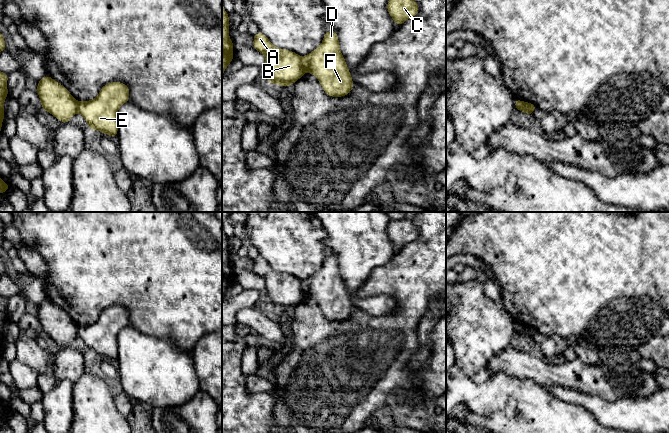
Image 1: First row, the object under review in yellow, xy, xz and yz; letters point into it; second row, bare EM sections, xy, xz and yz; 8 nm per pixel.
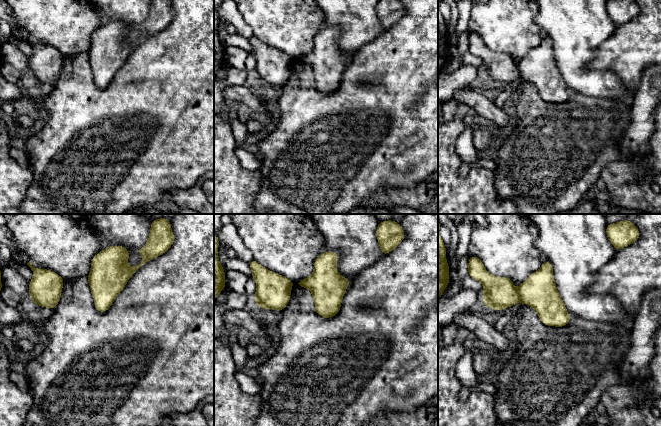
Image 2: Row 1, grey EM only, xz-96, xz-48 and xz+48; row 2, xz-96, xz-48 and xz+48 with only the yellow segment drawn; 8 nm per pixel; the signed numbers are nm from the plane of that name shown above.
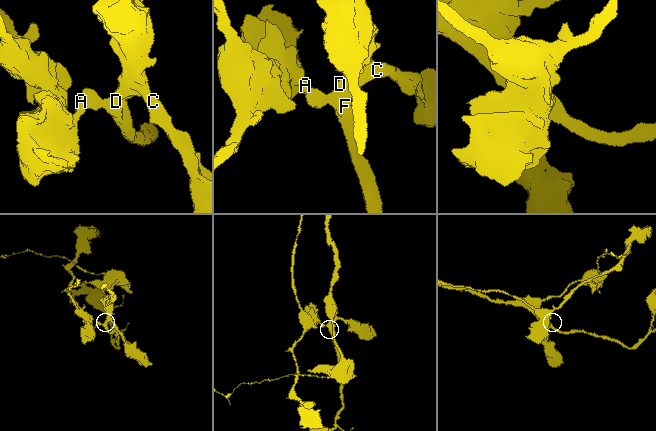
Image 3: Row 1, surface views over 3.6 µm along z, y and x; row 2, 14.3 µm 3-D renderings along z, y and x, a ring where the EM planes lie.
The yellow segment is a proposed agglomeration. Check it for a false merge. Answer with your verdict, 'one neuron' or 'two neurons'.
two neurons

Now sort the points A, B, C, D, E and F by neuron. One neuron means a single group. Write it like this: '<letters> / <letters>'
A B / C D E F

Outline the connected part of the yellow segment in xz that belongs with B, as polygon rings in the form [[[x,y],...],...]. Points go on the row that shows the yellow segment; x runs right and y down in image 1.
[[[262,33],[253,35],[253,48],[265,56],[264,78],[273,84],[291,86],[303,74],[301,57],[287,49],[275,47]]]

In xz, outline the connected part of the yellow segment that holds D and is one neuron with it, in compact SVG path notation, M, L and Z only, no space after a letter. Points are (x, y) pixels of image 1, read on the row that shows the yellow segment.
M335 30L326 32L320 46L301 57L306 73L314 74L324 92L330 97L348 95L353 88L353 80L340 51Z

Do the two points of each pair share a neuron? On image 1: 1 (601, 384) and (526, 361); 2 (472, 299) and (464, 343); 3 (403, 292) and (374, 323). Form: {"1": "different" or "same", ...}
{"1": "same", "2": "same", "3": "same"}

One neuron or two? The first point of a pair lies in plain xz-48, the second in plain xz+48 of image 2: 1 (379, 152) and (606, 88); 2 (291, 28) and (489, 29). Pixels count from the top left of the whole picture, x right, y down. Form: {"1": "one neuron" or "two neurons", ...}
{"1": "two neurons", "2": "one neuron"}

